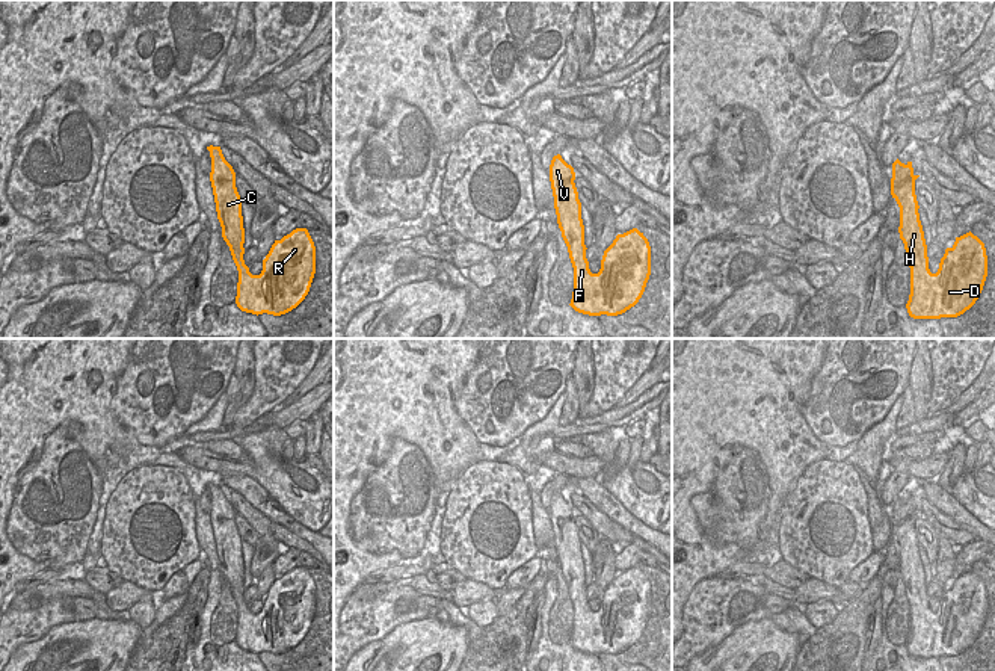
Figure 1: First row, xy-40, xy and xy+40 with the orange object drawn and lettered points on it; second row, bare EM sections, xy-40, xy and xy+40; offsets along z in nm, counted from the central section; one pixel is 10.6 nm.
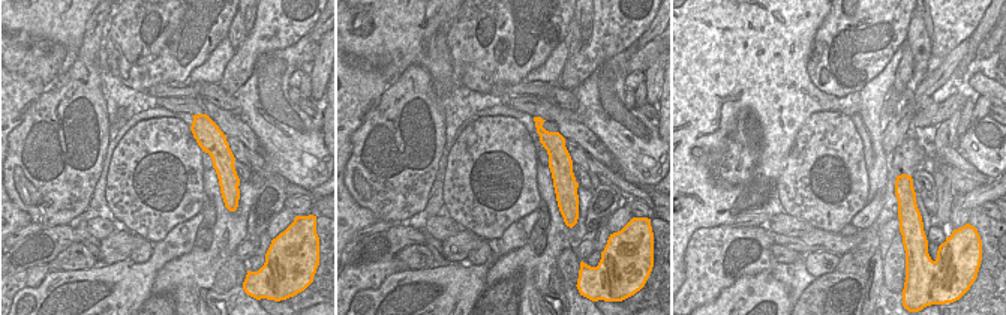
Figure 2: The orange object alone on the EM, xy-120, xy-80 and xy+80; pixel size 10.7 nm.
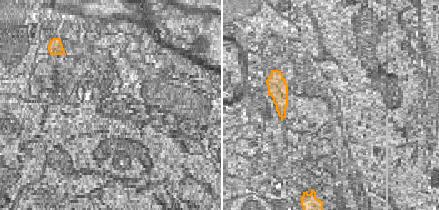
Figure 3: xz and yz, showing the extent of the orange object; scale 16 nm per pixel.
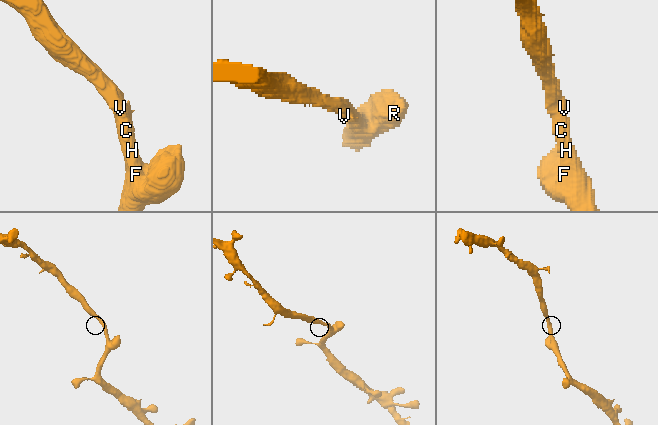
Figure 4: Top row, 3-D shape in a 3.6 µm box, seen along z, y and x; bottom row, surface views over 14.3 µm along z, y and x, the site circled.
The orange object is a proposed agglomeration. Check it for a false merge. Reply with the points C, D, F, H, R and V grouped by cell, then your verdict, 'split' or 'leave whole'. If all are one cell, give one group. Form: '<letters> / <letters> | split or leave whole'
C D F H R V | leave whole

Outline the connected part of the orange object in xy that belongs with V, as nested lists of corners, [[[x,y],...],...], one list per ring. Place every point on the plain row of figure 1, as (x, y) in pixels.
[[[560,493],[550,503],[554,547],[574,606],[571,645],[589,654],[618,654],[642,636],[651,614],[651,585],[637,567],[618,573],[604,589],[601,608],[592,612],[586,597],[581,541],[575,511]]]

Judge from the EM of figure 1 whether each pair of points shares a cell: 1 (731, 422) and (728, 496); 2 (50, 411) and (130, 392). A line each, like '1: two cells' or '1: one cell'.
1: two cells
2: two cells

